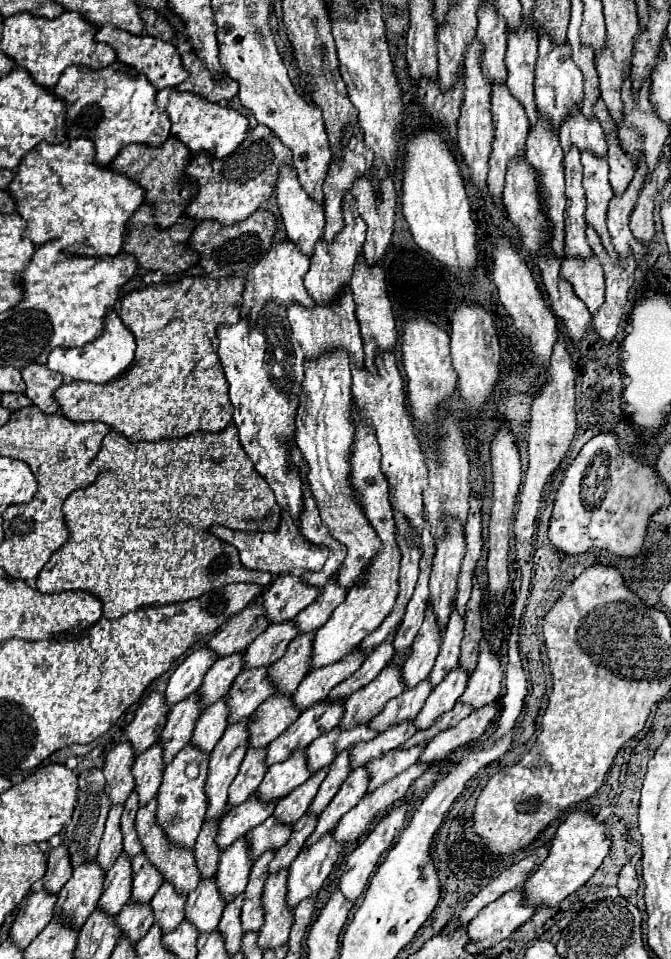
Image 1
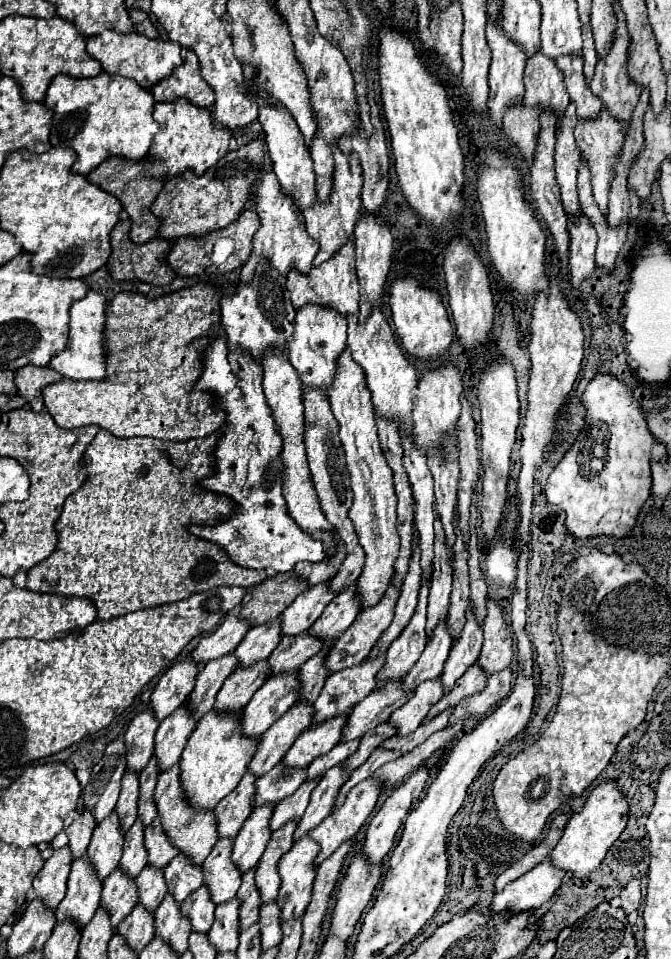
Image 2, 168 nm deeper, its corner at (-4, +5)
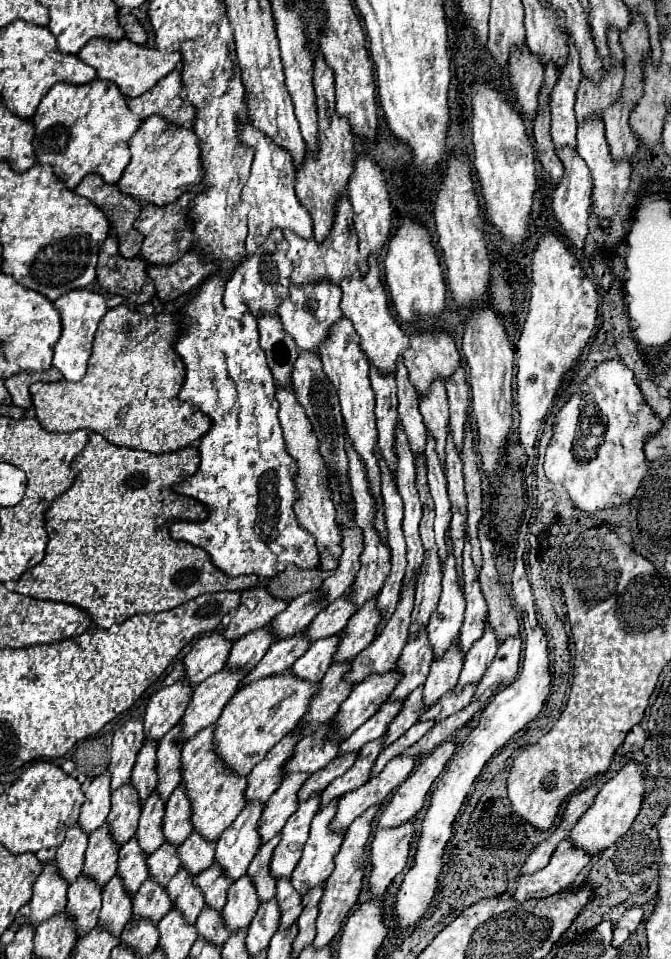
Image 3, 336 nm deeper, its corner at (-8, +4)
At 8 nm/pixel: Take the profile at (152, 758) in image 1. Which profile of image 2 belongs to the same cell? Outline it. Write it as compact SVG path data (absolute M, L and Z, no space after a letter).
M181 705L169 717L165 717L155 735L155 755L161 769L169 769L181 759L183 747L191 731L195 731L197 721L191 719L191 707Z

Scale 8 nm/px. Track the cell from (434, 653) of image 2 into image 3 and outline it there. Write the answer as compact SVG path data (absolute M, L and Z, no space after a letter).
M453 556L443 564L443 592L439 598L439 606L431 616L431 624L427 626L429 646L433 648L433 656L443 658L443 654L455 644L459 638L459 628L463 624L465 600L457 582L457 570Z

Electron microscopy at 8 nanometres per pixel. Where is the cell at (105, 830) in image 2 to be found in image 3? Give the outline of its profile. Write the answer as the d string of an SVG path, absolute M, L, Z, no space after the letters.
M131 782L115 790L115 794L111 796L111 812L105 824L109 828L111 840L119 848L135 836L139 812L141 812L141 804L139 804L139 798L135 796L135 790L131 788Z

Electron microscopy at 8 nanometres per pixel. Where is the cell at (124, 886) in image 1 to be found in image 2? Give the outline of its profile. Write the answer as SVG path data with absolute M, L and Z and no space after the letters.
M137 819L131 825L131 831L125 833L123 857L121 857L119 867L129 877L137 877L145 865L147 865L147 849L143 847L143 823L141 819Z

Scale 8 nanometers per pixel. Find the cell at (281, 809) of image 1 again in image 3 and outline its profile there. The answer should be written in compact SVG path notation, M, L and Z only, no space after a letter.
M401 702L399 704L383 704L379 708L379 712L375 716L371 716L371 720L367 720L361 728L357 728L343 744L339 744L339 756L359 752L361 746L383 736L383 728L387 728L387 724L391 722L391 716L395 716L395 712L399 708L401 708Z

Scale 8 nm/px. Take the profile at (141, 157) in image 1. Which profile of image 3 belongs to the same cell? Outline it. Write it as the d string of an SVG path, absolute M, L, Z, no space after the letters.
M99 174L85 176L75 192L95 202L107 214L111 228L119 238L119 252L125 258L137 256L143 244L143 236L135 230L135 220L139 218L143 204L137 198L123 194L117 184L107 184Z

